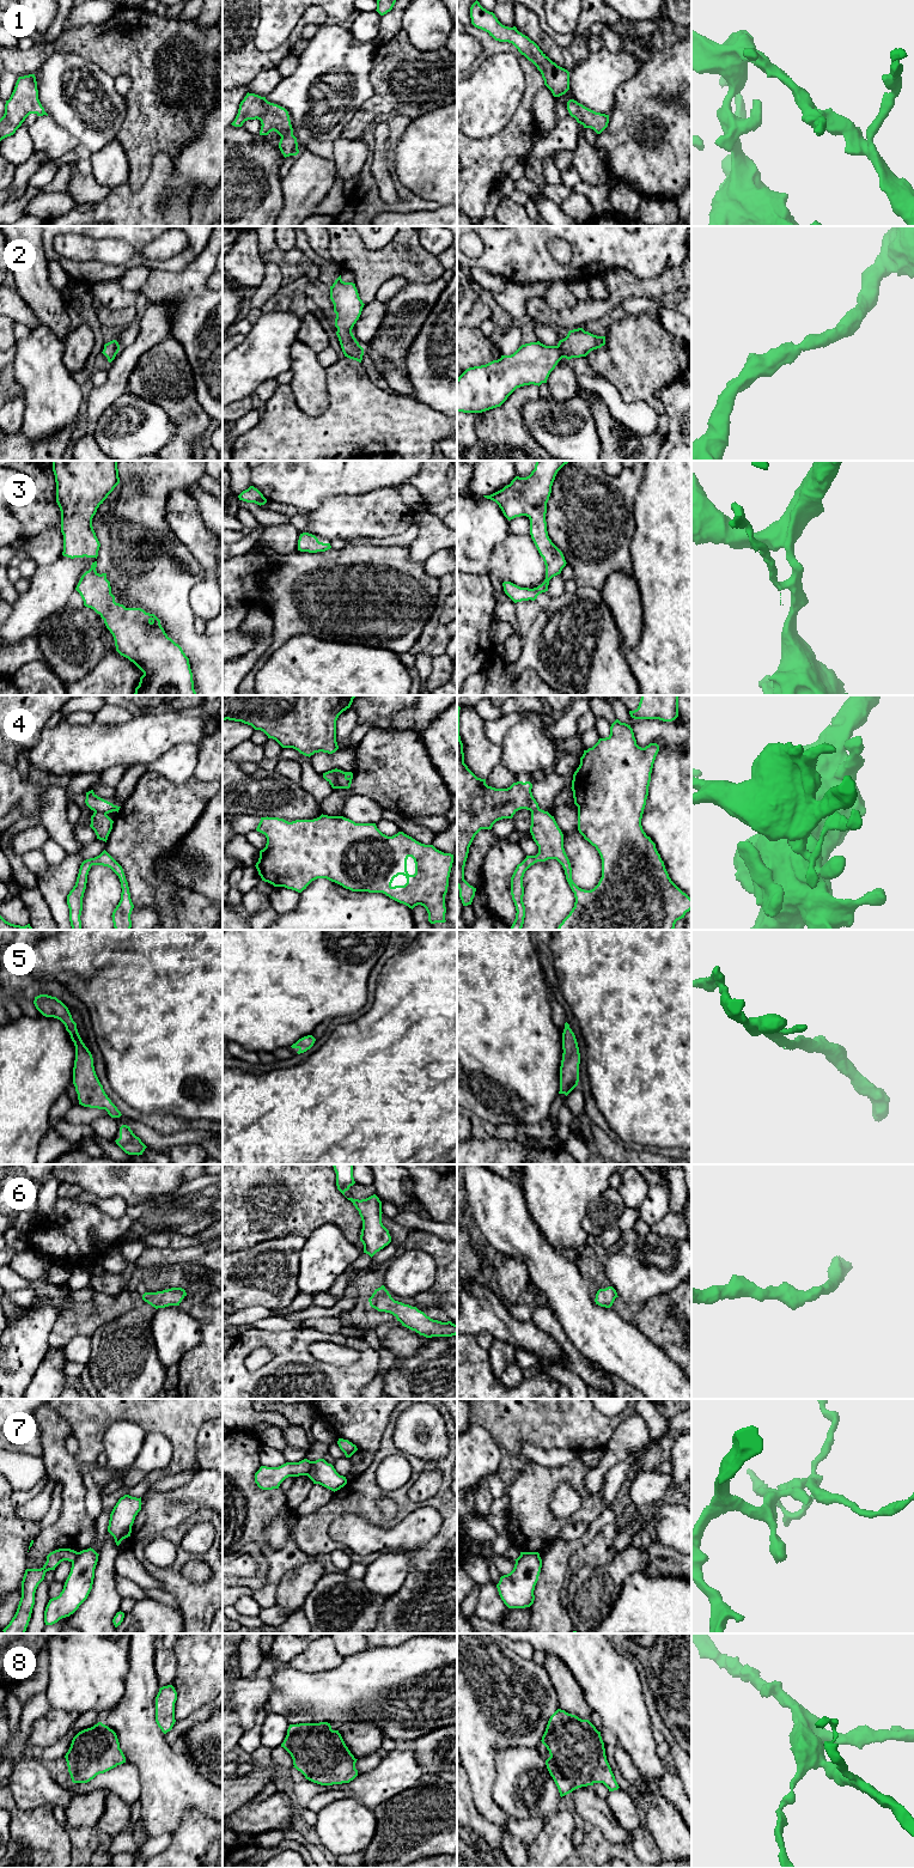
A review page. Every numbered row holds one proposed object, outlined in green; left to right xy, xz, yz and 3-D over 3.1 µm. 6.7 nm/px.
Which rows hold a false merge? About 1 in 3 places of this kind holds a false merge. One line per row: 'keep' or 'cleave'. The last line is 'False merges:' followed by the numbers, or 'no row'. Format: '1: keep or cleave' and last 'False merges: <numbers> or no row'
1: keep
2: keep
3: keep
4: cleave
5: keep
6: keep
7: cleave
8: keep
False merges: 4, 7

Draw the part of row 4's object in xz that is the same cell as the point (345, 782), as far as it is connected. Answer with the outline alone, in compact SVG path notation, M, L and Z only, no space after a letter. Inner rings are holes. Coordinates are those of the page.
M335 768L335 769L337 771L337 777L340 780L341 789L349 789L351 784L352 784L352 779L353 779L353 773L352 772L343 772L337 768Z

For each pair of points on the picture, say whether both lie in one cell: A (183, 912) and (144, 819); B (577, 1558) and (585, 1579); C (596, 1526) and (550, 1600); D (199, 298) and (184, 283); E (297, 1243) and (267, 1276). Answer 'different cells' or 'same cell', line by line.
A: same cell
B: different cells
C: same cell
D: same cell
E: same cell

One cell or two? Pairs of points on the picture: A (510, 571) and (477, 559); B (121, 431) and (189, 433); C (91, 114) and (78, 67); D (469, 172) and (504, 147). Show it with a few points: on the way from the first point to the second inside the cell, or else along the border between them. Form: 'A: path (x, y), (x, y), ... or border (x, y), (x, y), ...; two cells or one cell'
A: border (504, 539), (493, 548), (486, 572); two cells
B: border (162, 408), (176, 426), (176, 433), (163, 448); two cells
C: path (85, 102), (78, 95), (78, 79); one cell
D: path (477, 165), (495, 150); one cell

